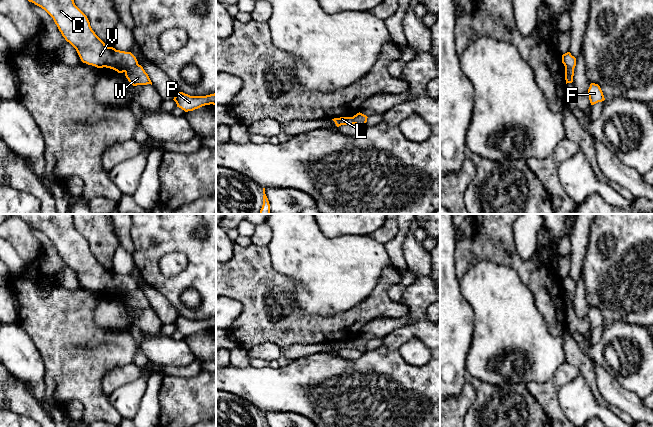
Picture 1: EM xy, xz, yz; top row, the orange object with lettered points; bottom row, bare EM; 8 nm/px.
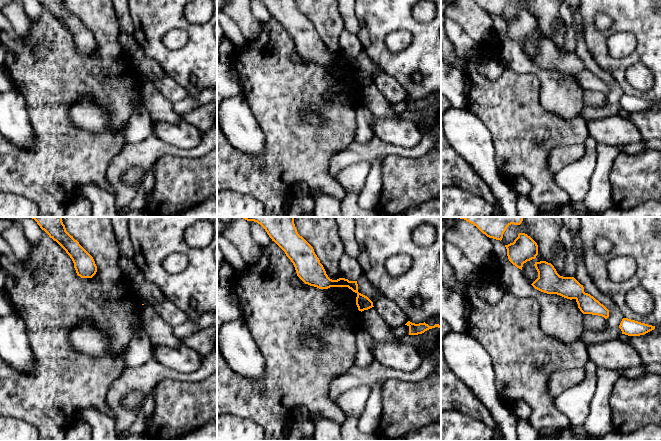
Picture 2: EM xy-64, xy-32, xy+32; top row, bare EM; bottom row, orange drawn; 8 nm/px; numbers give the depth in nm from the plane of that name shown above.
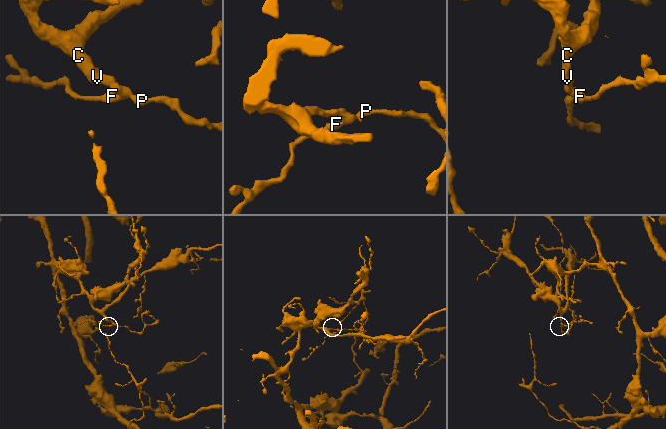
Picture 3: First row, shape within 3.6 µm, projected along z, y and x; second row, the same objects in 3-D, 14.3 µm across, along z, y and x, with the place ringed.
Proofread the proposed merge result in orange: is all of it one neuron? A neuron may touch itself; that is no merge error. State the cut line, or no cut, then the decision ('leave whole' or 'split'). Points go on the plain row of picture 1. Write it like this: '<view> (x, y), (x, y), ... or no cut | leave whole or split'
xy (137, 287), (125, 296) | split

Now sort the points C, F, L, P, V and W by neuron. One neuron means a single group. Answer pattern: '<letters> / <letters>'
C L V / F P W

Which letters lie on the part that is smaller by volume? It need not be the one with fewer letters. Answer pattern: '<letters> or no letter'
F, P, W

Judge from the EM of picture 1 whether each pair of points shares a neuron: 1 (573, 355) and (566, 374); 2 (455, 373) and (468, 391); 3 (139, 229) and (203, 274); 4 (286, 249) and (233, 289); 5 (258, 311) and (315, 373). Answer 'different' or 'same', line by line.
1: different
2: different
3: same
4: different
5: different

